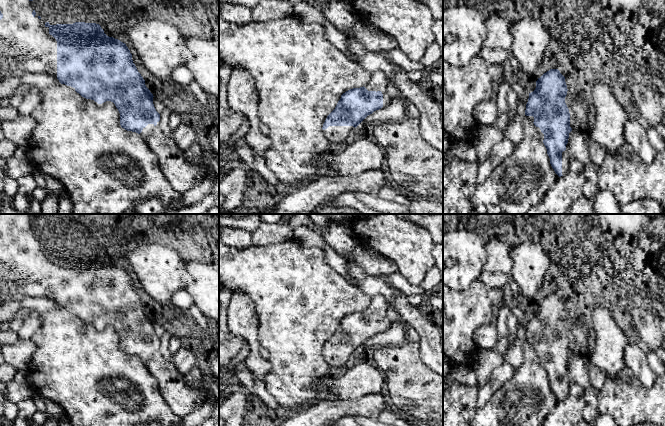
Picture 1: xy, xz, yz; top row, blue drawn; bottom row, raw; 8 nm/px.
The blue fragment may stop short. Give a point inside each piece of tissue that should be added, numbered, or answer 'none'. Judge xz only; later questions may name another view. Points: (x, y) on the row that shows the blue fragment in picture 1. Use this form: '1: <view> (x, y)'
1: xz (378, 82)

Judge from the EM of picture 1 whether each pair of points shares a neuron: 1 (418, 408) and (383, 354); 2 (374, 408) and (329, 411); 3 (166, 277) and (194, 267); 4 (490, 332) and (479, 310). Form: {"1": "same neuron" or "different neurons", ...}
{"1": "same neuron", "2": "same neuron", "3": "different neurons", "4": "different neurons"}

